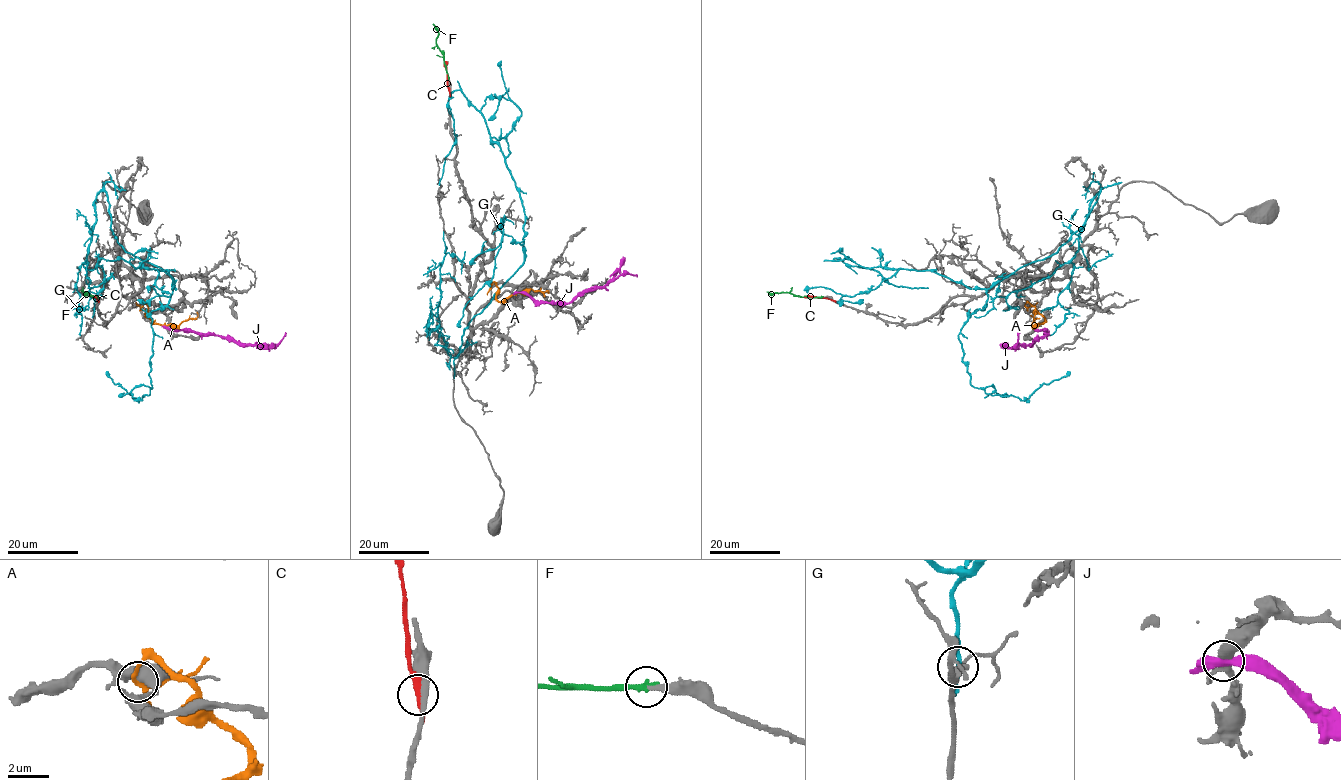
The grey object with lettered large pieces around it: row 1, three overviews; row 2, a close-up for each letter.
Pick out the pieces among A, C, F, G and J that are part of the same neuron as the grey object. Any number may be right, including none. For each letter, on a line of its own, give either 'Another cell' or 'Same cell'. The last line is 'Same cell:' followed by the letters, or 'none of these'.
A: Another cell
C: Another cell
F: Same cell
G: Another cell
J: Another cell
Same cell: F

